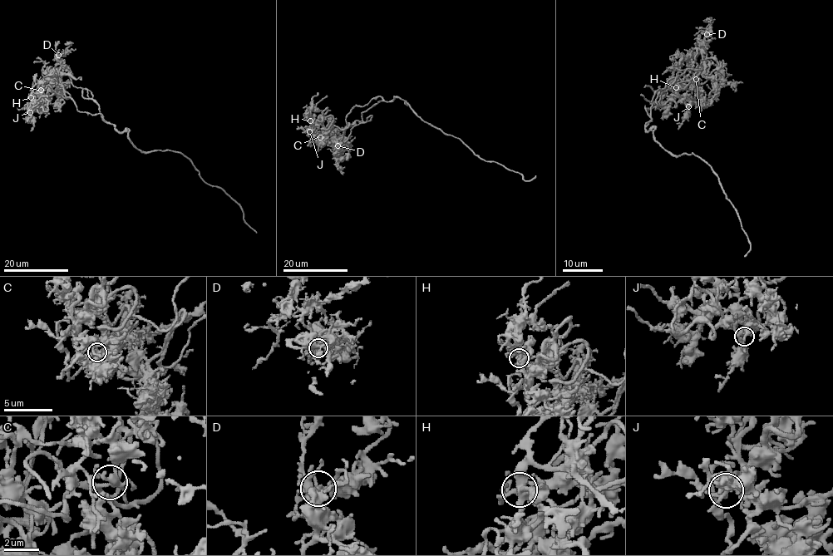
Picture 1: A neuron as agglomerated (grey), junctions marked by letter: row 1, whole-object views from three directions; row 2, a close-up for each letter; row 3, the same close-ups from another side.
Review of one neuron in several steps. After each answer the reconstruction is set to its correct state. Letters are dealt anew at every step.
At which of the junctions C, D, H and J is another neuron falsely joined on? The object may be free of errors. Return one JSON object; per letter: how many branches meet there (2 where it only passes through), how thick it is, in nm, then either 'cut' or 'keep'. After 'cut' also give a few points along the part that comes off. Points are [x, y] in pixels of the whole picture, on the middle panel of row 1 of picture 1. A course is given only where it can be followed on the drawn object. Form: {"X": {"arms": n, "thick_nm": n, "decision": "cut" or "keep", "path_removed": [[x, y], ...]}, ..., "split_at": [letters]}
{"C": {"arms": 6, "thick_nm": 340, "decision": "keep"}, "D": {"arms": 7, "thick_nm": 400, "decision": "keep"}, "H": {"arms": 6, "thick_nm": 360, "decision": "keep"}, "J": {"arms": 5, "thick_nm": 360, "decision": "keep"}, "split_at": []}

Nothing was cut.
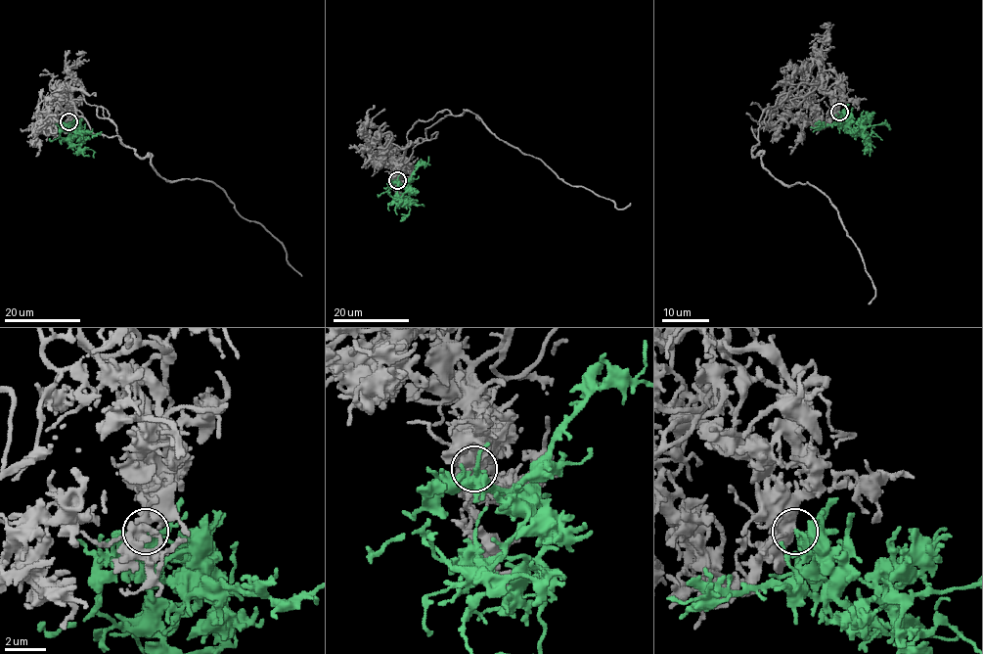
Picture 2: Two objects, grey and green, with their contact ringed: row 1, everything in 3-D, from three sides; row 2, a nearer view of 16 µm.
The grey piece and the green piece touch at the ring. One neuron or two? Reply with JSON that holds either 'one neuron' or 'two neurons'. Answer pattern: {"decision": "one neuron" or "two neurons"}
{"decision": "one neuron"}

